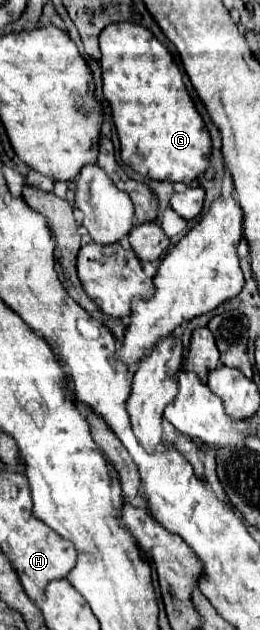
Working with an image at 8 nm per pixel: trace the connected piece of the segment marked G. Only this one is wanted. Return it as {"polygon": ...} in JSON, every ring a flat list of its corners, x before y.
{"polygon":[[136,23,108,25,100,33,100,49,104,97,110,101,112,107,112,119,120,139,122,161,134,171,158,181,180,181,188,185,190,181,198,179,210,165,212,143,210,135,204,129,204,121,182,83,182,73,174,63,172,53,146,27]]}

